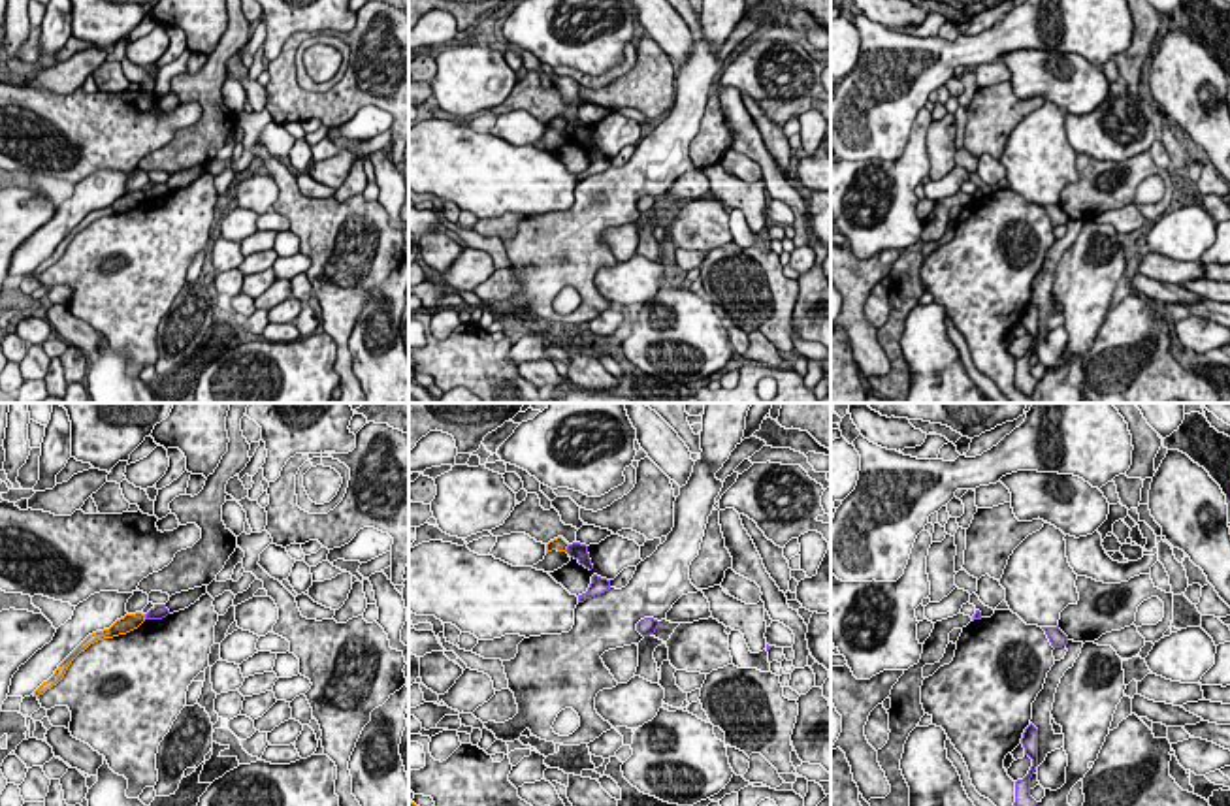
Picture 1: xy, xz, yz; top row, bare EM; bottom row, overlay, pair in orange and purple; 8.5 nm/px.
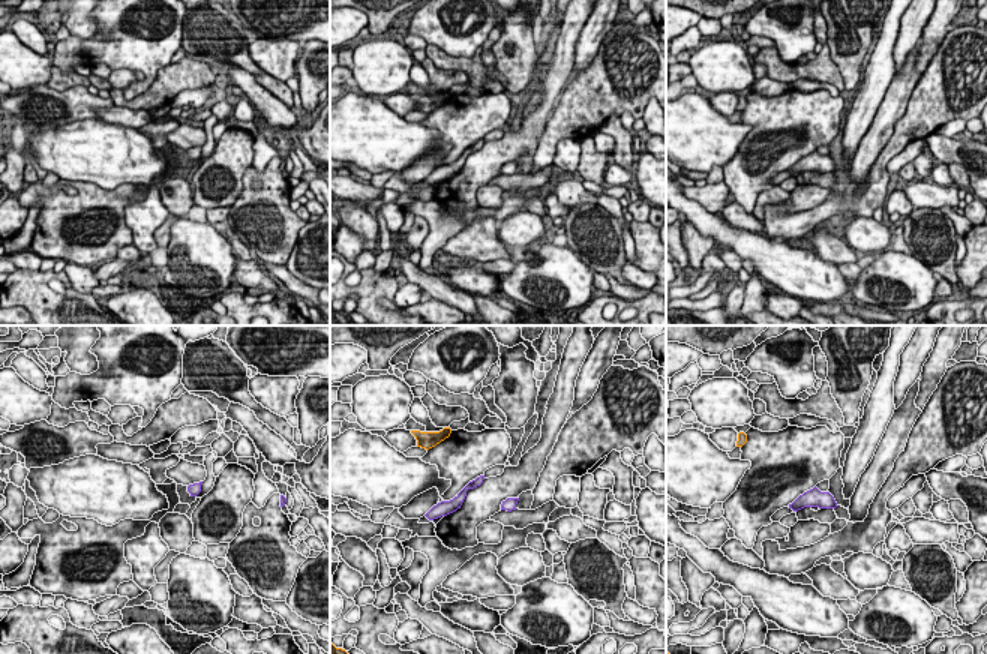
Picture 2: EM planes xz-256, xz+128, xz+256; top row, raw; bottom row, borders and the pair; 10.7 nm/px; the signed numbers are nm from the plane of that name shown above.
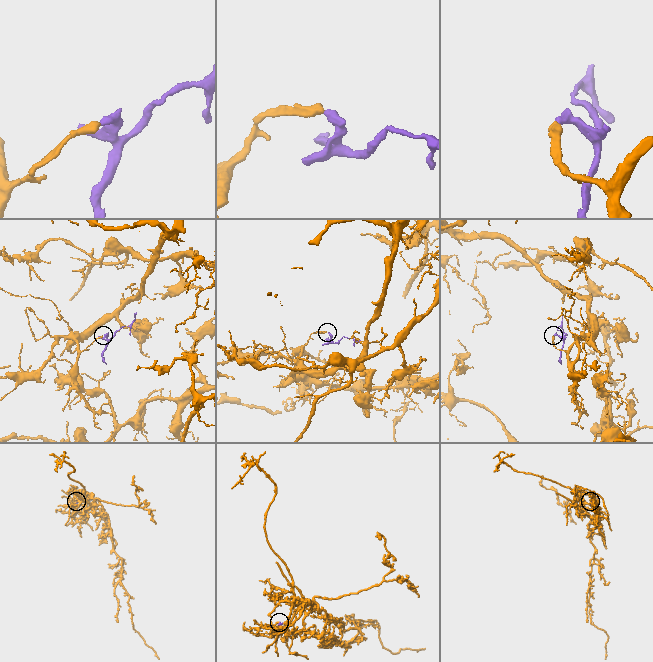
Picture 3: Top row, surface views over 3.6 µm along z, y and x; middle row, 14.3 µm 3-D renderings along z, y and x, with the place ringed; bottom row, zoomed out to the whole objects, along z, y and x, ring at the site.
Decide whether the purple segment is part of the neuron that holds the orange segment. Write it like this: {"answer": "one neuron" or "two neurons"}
{"answer": "two neurons"}

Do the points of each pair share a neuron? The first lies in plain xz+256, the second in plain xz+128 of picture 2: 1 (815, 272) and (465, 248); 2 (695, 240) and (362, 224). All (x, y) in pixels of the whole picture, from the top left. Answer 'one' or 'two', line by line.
1: two
2: one

